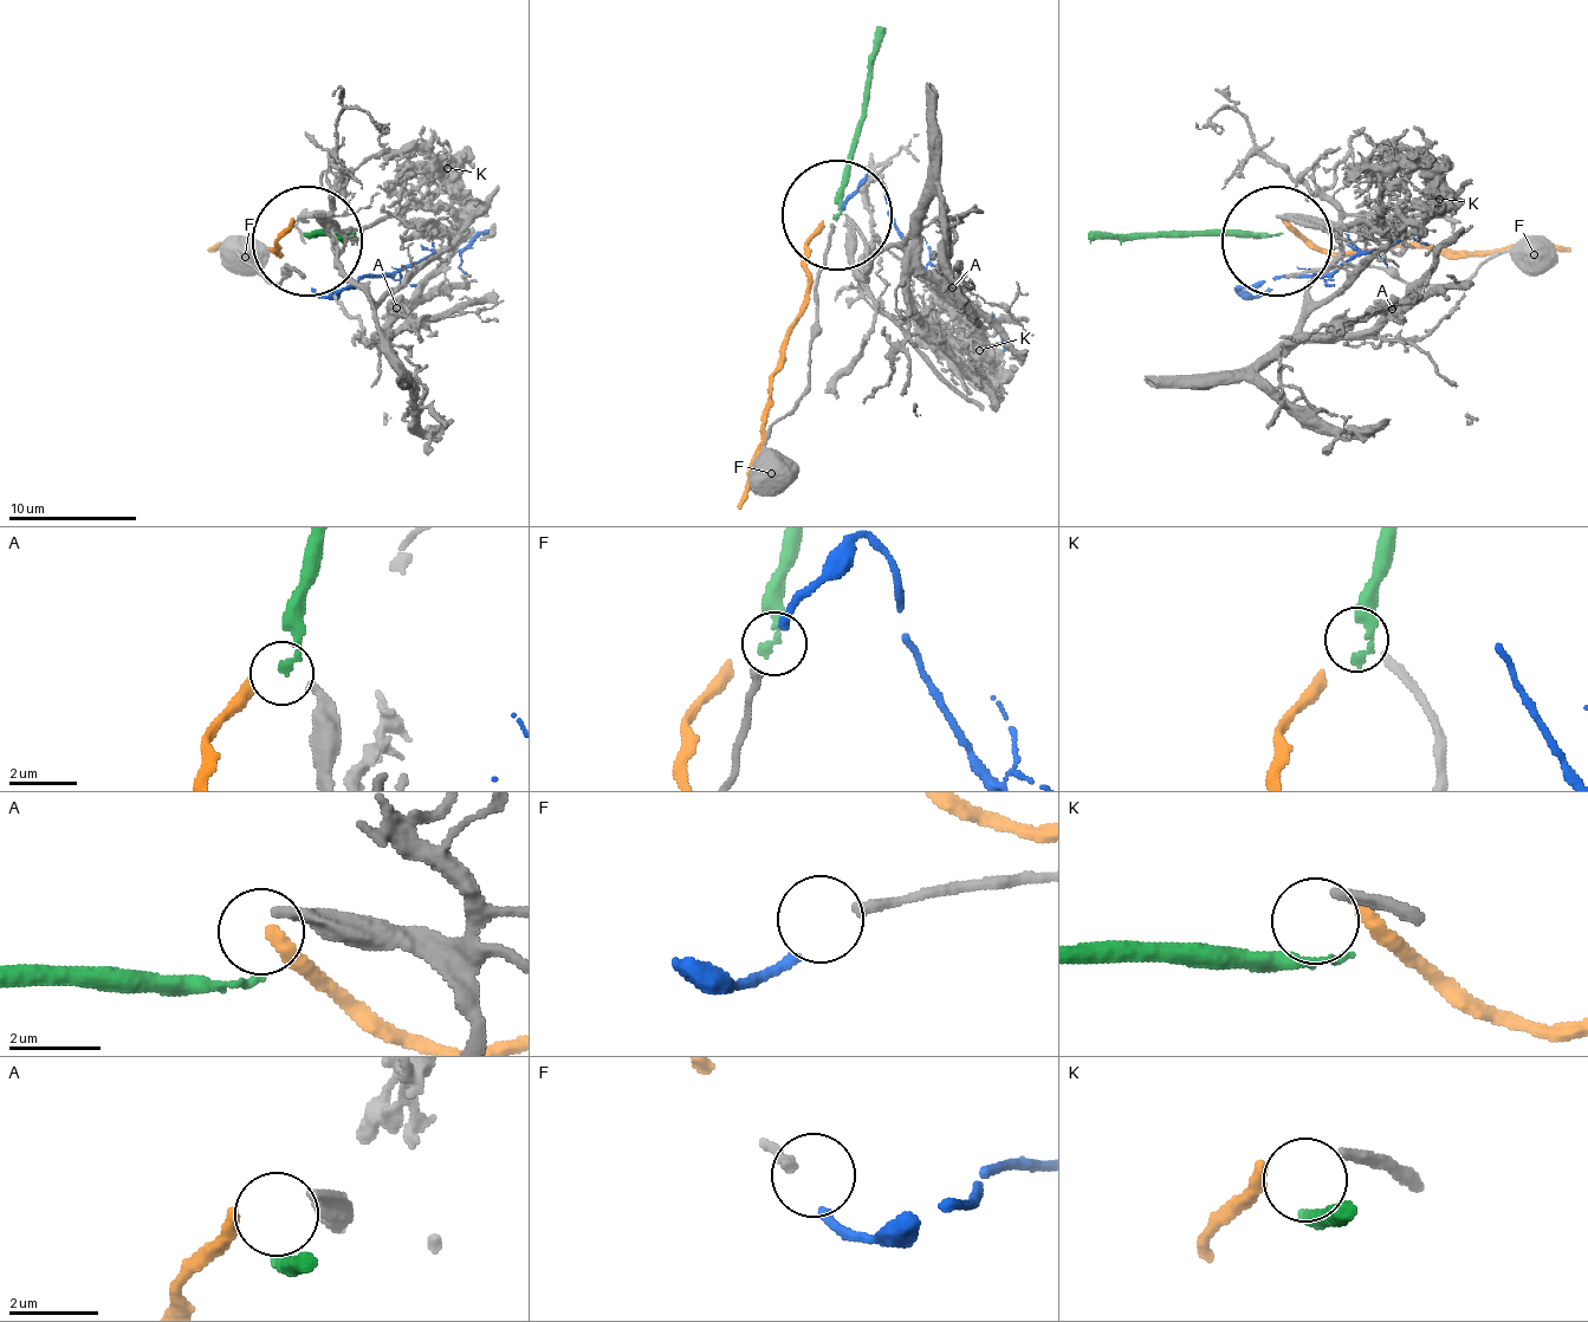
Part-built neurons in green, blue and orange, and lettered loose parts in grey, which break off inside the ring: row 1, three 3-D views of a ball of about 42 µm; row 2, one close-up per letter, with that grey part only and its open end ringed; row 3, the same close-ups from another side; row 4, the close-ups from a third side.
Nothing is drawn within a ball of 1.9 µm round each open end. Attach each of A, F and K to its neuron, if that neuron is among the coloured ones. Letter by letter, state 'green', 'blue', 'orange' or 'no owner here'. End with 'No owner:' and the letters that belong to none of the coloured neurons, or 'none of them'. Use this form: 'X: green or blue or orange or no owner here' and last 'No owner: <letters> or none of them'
A: orange
F: blue
K: no owner here
No owner: K

